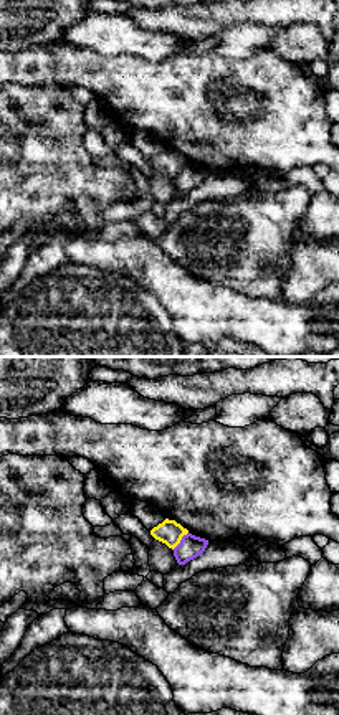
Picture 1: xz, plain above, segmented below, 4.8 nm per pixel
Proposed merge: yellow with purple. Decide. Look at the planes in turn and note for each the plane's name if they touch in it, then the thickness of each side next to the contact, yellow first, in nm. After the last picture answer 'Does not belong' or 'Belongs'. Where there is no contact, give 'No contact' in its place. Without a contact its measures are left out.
Touches yellow in xz. Thickness 120 nm (yellow) against 110 nm

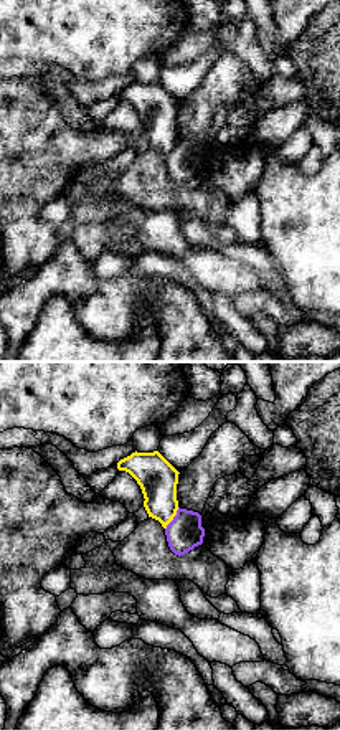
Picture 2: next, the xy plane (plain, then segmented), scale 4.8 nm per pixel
Touches yellow in xy. Thickness 190 nm (yellow) against 170 nm

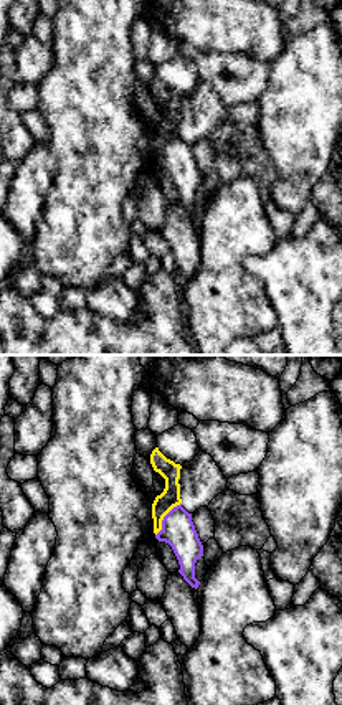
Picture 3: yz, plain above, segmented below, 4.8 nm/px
Touches yellow in yz. Thickness 100 nm (yellow) against 160 nm

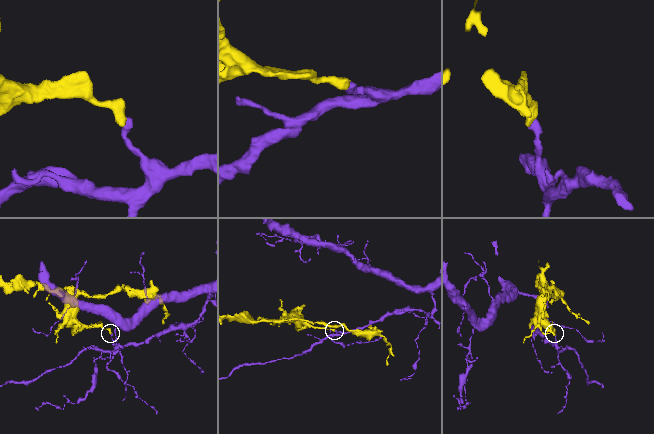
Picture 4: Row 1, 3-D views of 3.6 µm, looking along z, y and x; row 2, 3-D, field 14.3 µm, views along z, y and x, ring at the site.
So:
Does not belong

